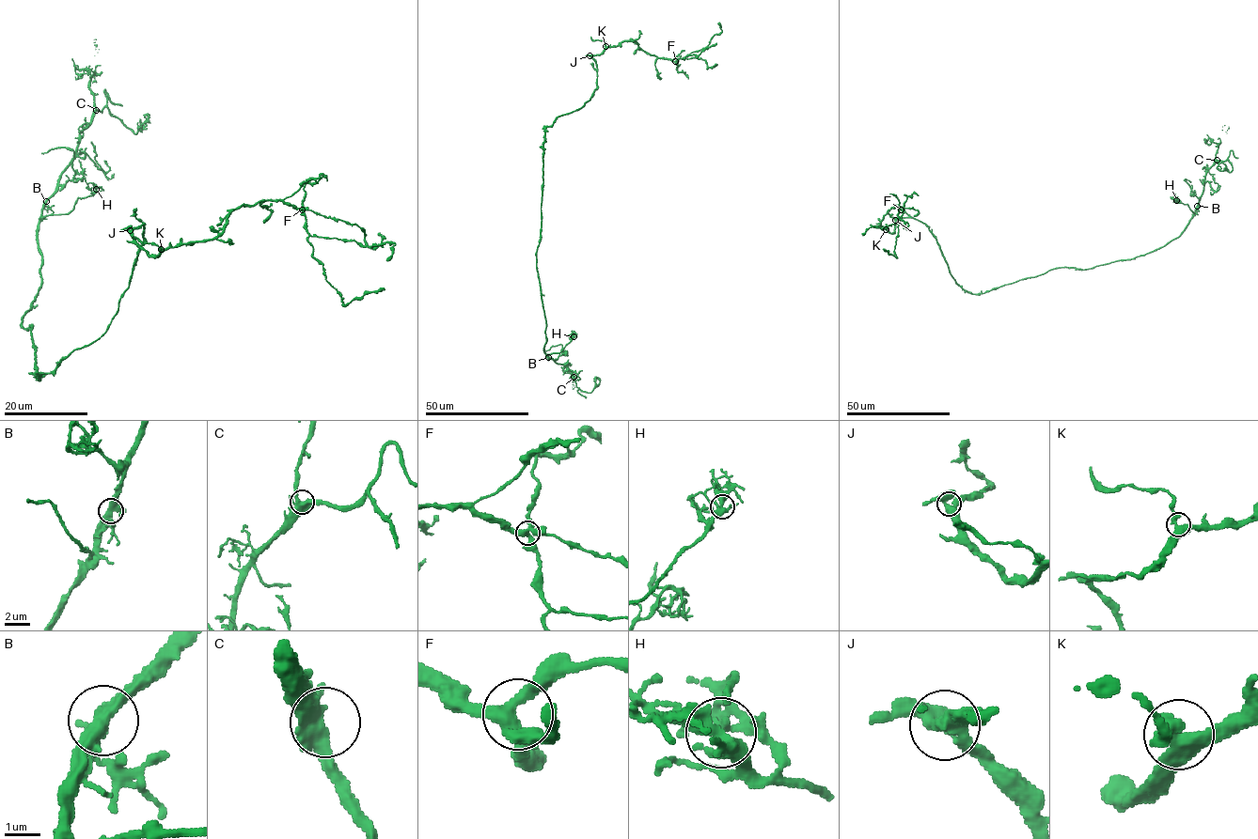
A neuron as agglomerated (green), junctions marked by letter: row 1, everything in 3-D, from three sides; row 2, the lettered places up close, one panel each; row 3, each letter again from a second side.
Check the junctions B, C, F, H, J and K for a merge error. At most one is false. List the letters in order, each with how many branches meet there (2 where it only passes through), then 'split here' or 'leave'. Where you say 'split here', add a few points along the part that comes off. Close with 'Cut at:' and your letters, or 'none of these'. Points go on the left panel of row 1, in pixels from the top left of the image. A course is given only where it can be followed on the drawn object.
B: branches 4; leave
C: branches 4; leave
F: branches 4; leave
H: branches 4; leave
J: branches 4; leave
K: branches 3; leave
Cut at: none of these

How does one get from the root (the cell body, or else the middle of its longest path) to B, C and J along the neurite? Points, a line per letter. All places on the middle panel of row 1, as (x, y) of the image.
B: (543, 150), (541, 237), (536, 269), (545, 318), (544, 349), (548, 358)
C: (543, 150), (541, 237), (536, 269), (545, 318), (544, 349), (573, 377)
J: (543, 150), (546, 128), (561, 115), (579, 109), (596, 88), (597, 64), (589, 55)

